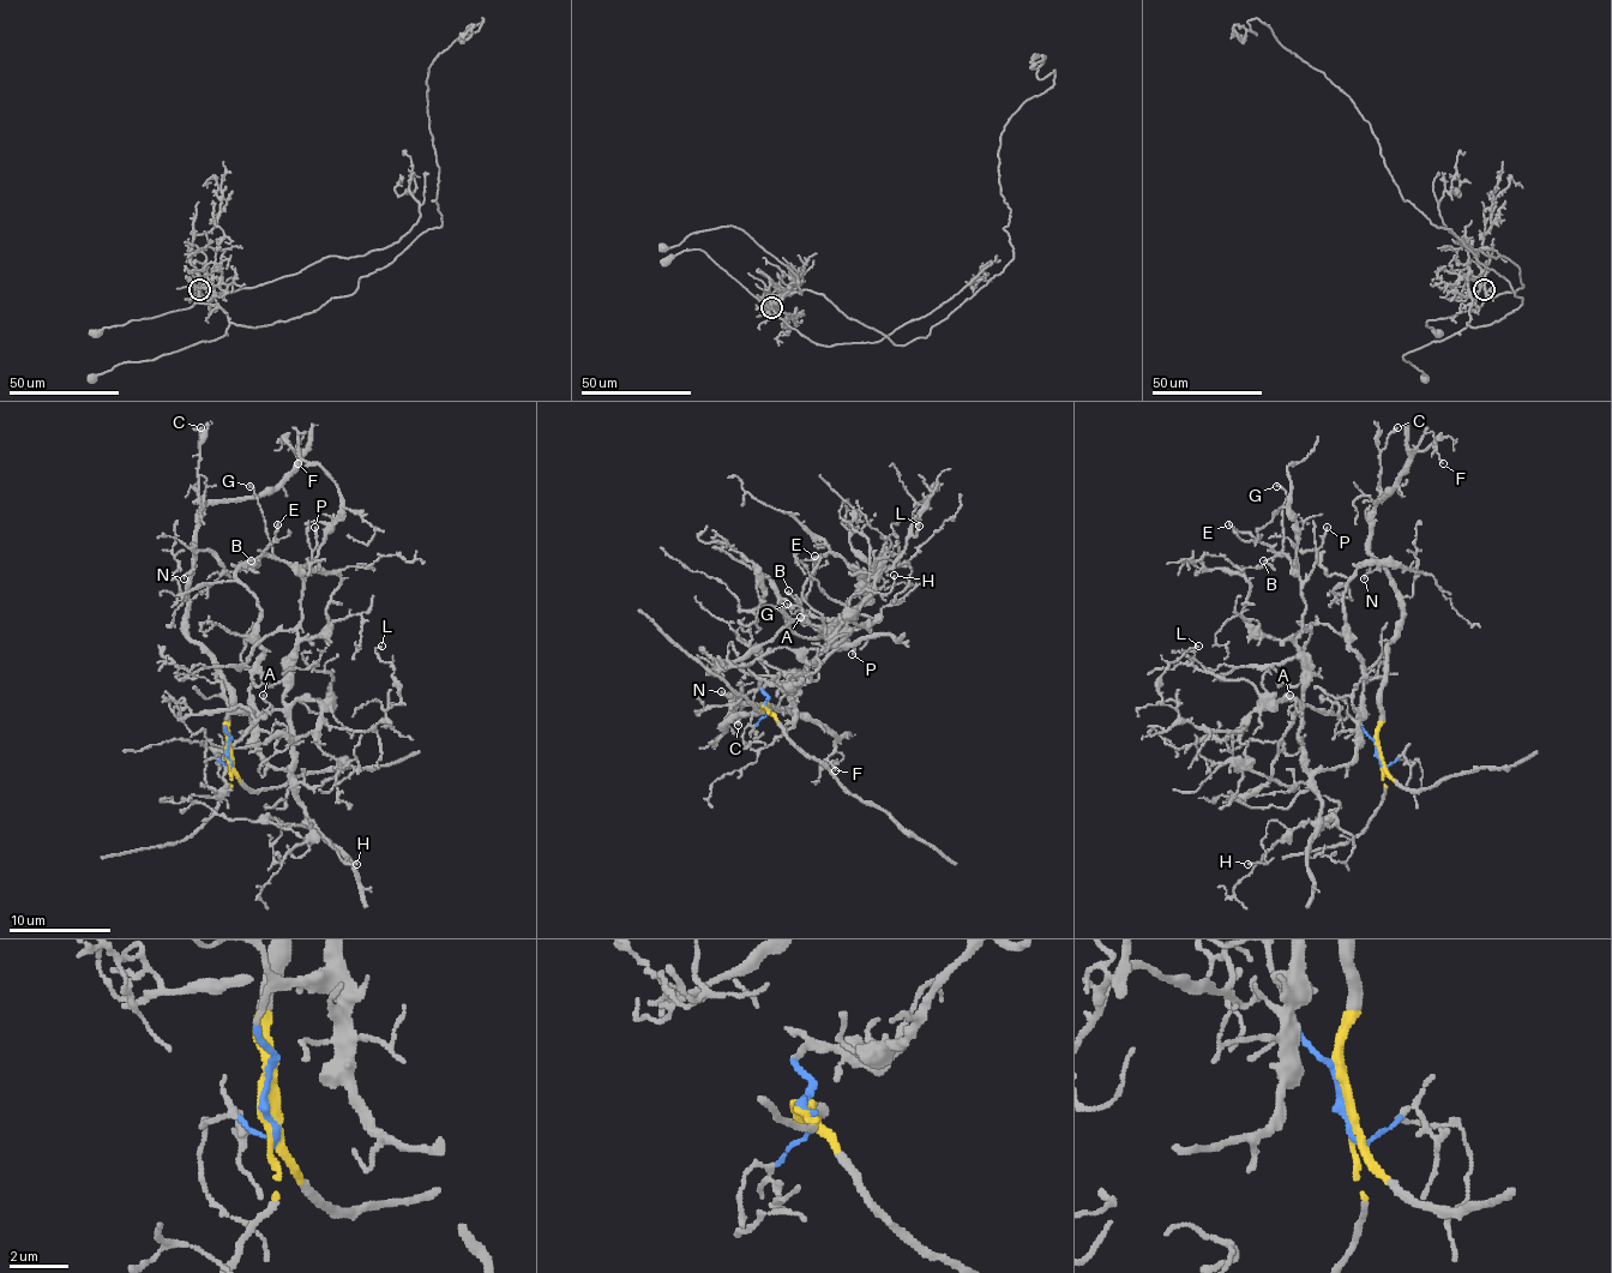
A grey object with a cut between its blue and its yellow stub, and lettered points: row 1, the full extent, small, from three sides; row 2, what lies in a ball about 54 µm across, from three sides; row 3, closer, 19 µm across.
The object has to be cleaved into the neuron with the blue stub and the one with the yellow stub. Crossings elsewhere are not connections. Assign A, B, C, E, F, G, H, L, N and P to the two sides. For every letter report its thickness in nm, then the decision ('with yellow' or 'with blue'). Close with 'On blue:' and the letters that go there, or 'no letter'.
A: calibre 130 nm; with blue
B: calibre 130 nm; with blue
C: calibre 190 nm; with yellow
E: calibre 140 nm; with blue
F: calibre 90 nm; with yellow
G: calibre 140 nm; with blue
H: calibre 110 nm; with blue
L: calibre 120 nm; with blue
N: calibre 110 nm; with yellow
P: calibre 140 nm; with blue
On blue: A, B, E, G, H, L, P

